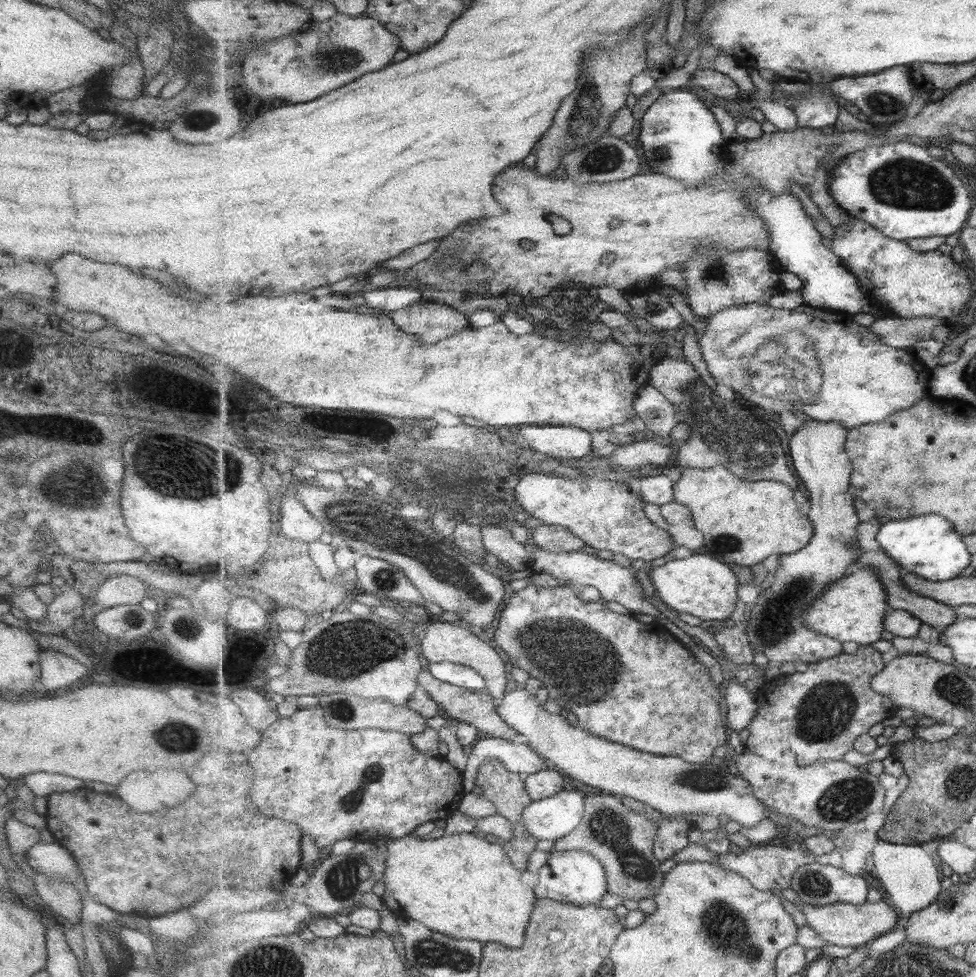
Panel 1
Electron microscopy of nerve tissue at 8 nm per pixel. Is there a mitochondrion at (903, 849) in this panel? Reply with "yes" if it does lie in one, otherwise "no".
no

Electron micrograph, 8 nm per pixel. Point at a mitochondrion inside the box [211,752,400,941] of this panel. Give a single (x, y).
(343, 880)

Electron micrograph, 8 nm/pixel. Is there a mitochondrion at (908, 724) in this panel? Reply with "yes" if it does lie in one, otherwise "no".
no

